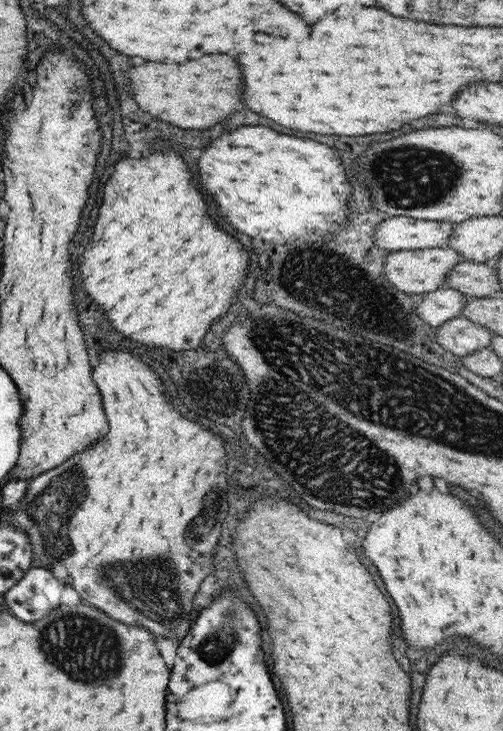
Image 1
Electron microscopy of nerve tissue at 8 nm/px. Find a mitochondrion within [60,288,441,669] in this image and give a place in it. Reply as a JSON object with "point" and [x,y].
{"point":[149,586]}

